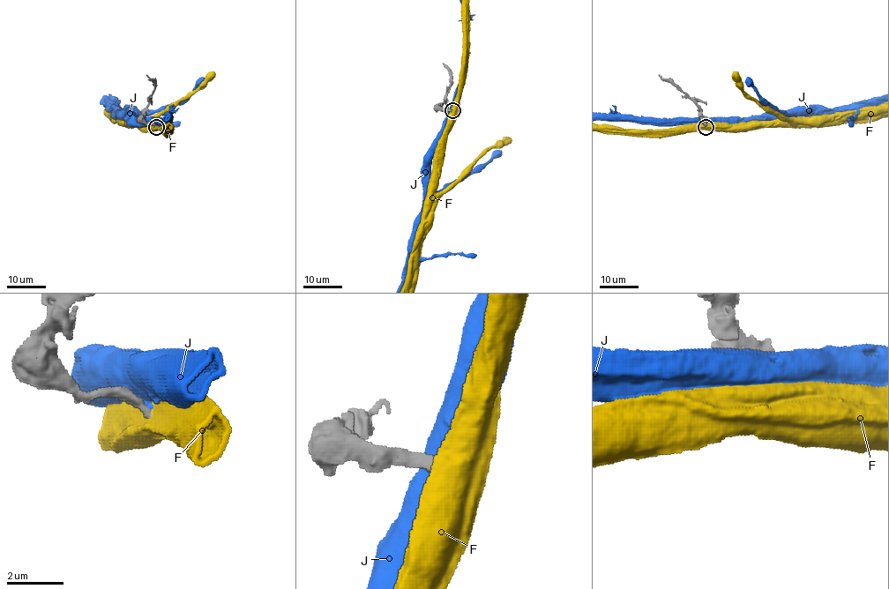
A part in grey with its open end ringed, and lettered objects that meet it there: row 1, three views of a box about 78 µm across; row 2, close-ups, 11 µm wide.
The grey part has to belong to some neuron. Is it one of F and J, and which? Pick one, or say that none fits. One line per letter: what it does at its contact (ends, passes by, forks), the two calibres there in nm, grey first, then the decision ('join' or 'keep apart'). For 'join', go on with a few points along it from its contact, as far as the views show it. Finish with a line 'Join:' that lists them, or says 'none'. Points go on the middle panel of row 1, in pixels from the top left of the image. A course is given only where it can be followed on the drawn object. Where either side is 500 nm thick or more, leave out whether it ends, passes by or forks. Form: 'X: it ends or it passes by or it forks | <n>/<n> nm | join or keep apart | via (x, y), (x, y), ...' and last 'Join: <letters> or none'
F: 320/800 nm | keep apart
J: 440/850 nm | keep apart
Join: none

